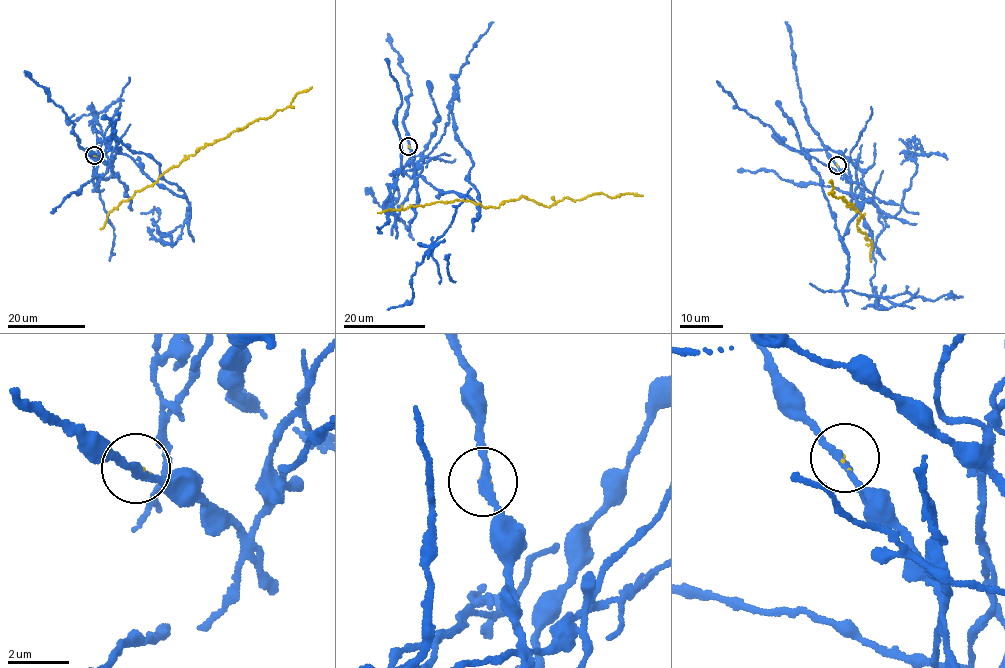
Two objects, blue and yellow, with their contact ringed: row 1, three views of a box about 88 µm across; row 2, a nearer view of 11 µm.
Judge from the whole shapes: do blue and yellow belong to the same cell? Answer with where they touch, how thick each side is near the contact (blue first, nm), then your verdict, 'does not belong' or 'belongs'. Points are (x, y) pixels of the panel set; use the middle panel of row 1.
at (408, 146); 240 nm thick on the blue side, 50 nm on the other; does not belong

